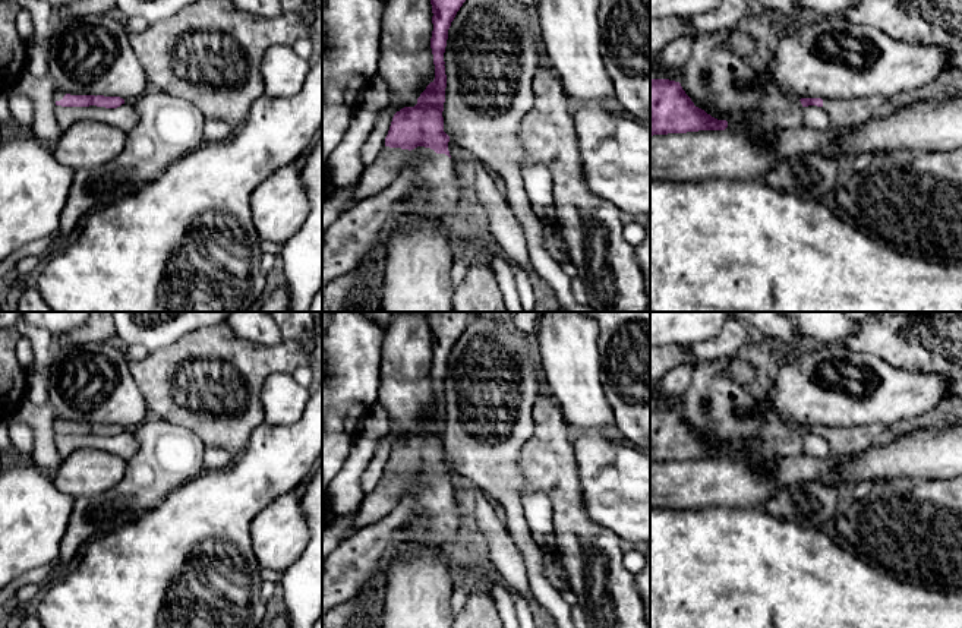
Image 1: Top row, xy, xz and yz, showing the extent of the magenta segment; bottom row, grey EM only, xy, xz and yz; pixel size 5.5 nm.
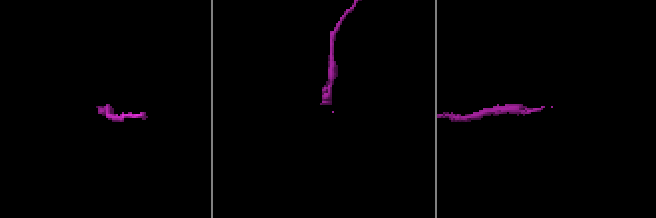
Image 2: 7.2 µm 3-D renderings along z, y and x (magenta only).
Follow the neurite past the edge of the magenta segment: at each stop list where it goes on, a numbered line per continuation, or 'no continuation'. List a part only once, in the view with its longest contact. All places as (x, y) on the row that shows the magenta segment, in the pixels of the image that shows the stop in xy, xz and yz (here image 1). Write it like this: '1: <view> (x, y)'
1: xz (434, 186)

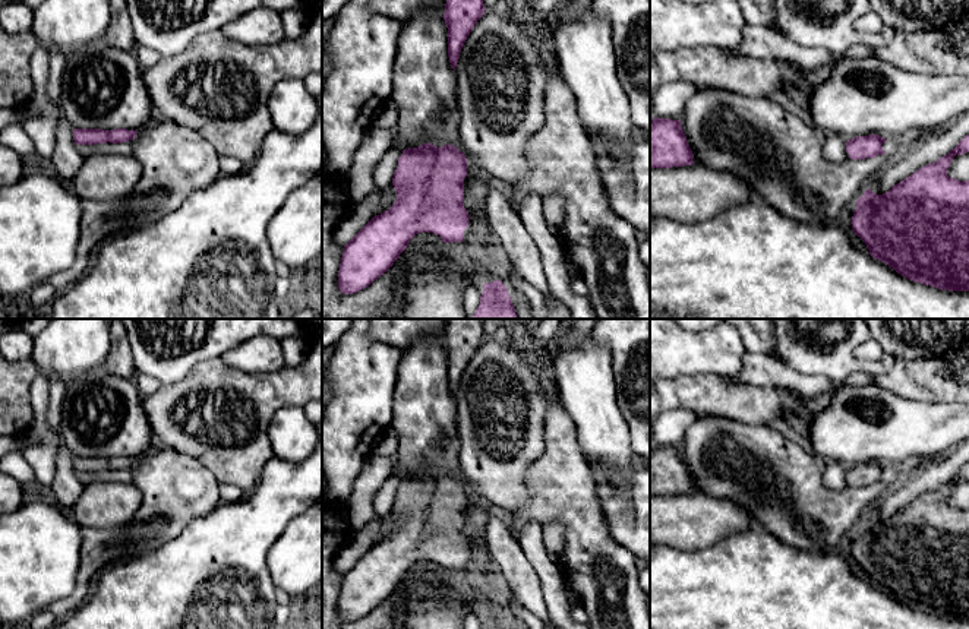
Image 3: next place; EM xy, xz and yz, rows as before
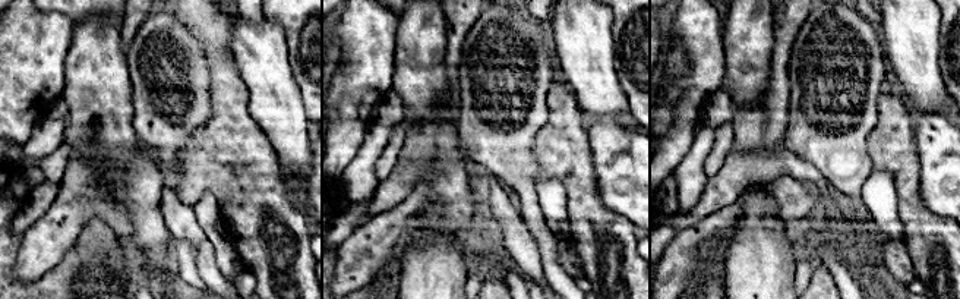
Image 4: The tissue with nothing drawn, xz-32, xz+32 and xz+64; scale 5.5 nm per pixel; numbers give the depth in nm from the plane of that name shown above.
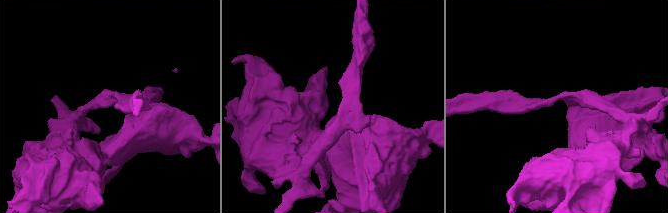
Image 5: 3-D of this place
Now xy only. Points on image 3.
no continuation

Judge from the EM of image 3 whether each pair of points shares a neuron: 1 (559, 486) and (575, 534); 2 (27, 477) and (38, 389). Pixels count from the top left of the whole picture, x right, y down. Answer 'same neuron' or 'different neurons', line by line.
1: same neuron
2: different neurons

